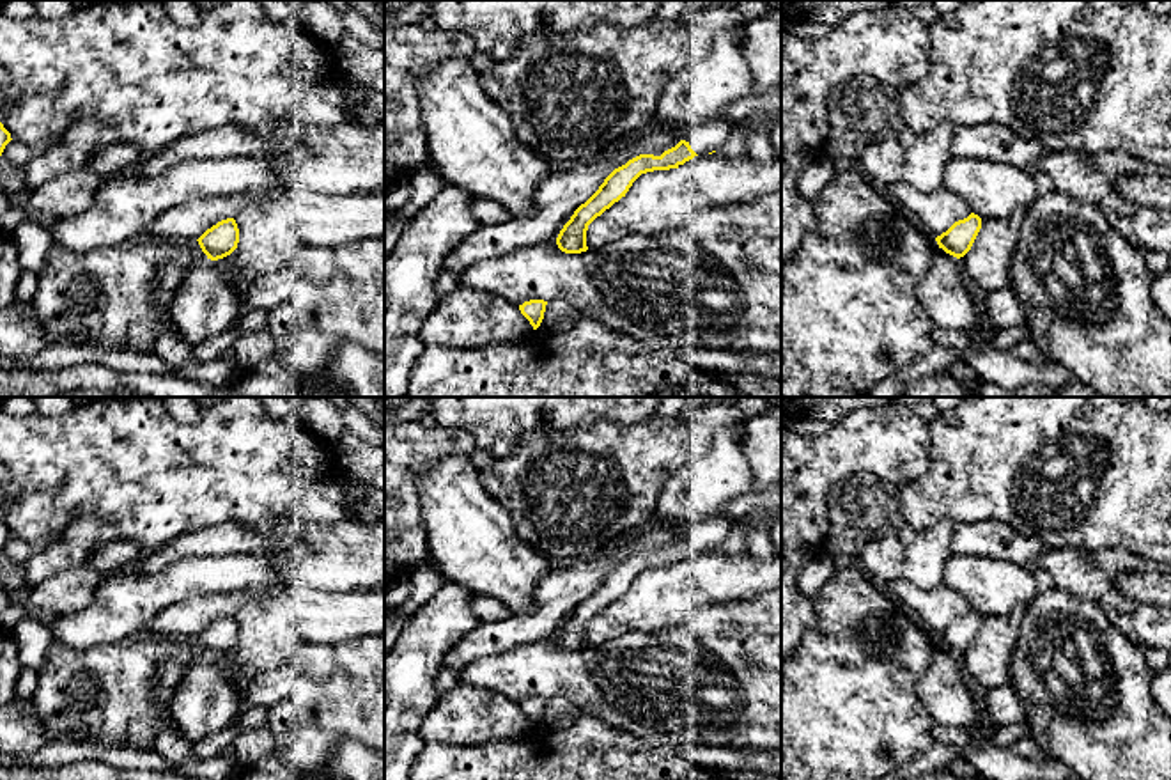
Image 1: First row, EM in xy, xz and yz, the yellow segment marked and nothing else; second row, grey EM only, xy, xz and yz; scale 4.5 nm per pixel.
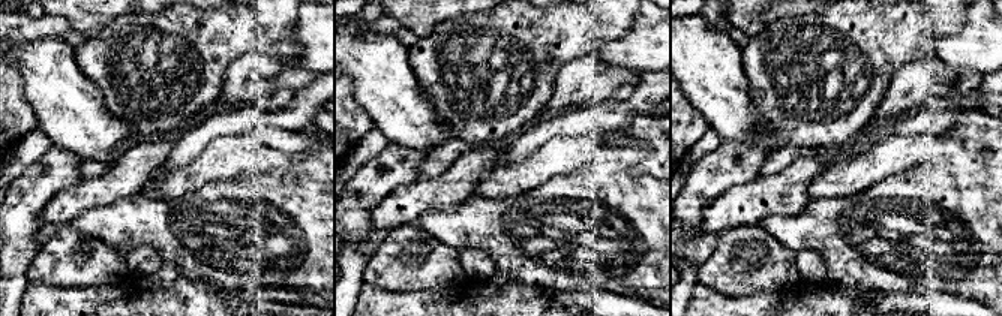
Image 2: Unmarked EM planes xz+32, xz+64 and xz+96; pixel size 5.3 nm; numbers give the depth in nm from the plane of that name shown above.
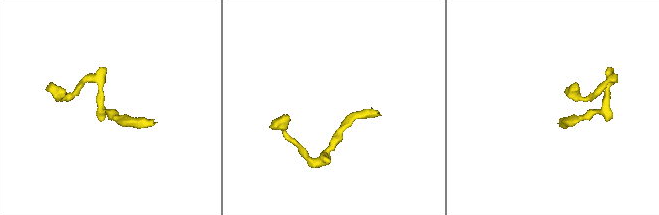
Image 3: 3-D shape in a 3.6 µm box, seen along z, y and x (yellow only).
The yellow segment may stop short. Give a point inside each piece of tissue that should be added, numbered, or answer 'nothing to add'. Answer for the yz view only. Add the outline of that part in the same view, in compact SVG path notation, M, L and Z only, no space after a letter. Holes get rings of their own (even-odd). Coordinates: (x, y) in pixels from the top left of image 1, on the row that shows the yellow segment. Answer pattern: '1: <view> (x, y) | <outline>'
nothing to add

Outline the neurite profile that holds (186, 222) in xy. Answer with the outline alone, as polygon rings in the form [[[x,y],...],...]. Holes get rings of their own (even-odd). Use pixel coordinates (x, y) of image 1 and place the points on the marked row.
[[[271,188],[246,195],[200,197],[190,202],[182,202],[159,214],[149,225],[147,236],[177,243],[197,241],[218,222],[236,218],[248,202],[269,200],[275,195],[276,190]]]

